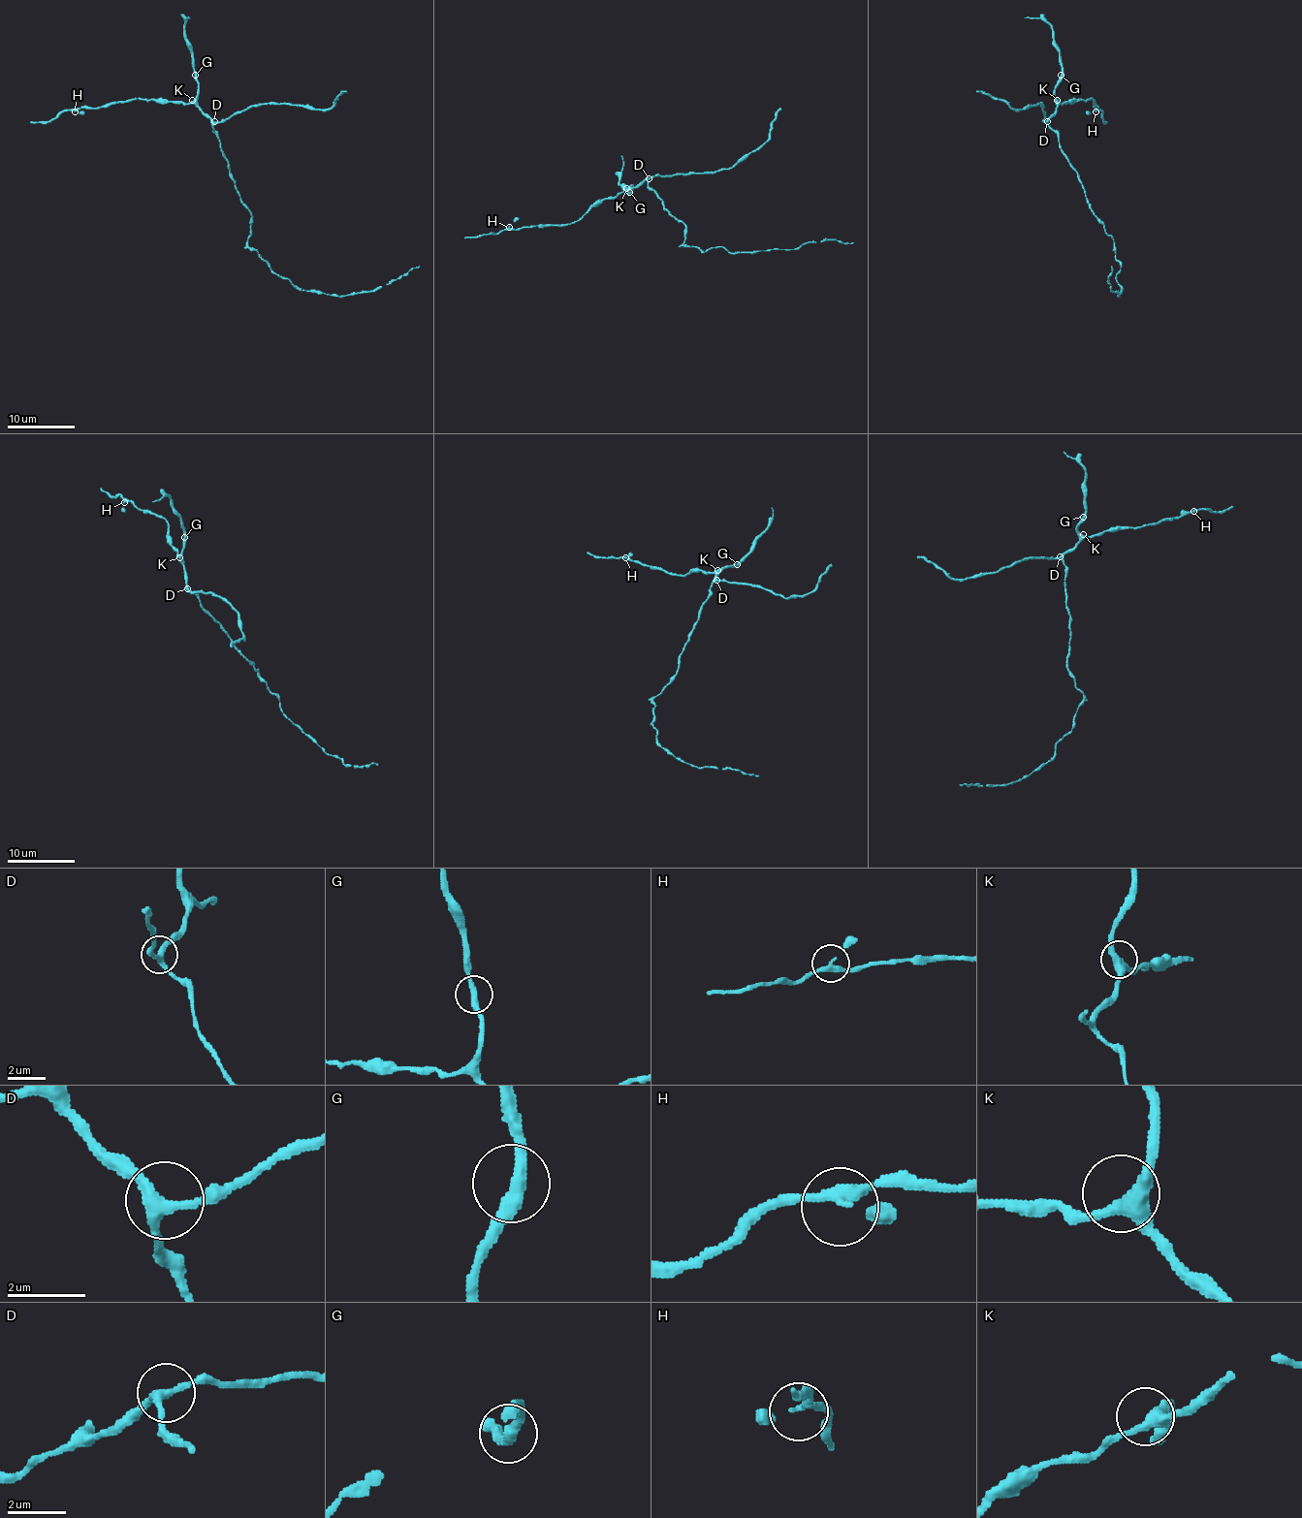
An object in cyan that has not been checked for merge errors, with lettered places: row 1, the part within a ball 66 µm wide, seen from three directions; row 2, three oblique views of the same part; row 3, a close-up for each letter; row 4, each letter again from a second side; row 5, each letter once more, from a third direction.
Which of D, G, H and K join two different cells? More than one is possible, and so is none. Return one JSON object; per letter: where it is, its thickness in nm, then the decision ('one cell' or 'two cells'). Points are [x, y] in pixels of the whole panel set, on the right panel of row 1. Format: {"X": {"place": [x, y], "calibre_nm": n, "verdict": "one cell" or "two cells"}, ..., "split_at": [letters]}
{"D": {"place": [1047, 121], "calibre_nm": 280, "verdict": "one cell"}, "G": {"place": [1061, 75], "calibre_nm": 340, "verdict": "one cell"}, "H": {"place": [1095, 111], "calibre_nm": 240, "verdict": "one cell"}, "K": {"place": [1057, 100], "calibre_nm": 360, "verdict": "one cell"}, "split_at": []}

